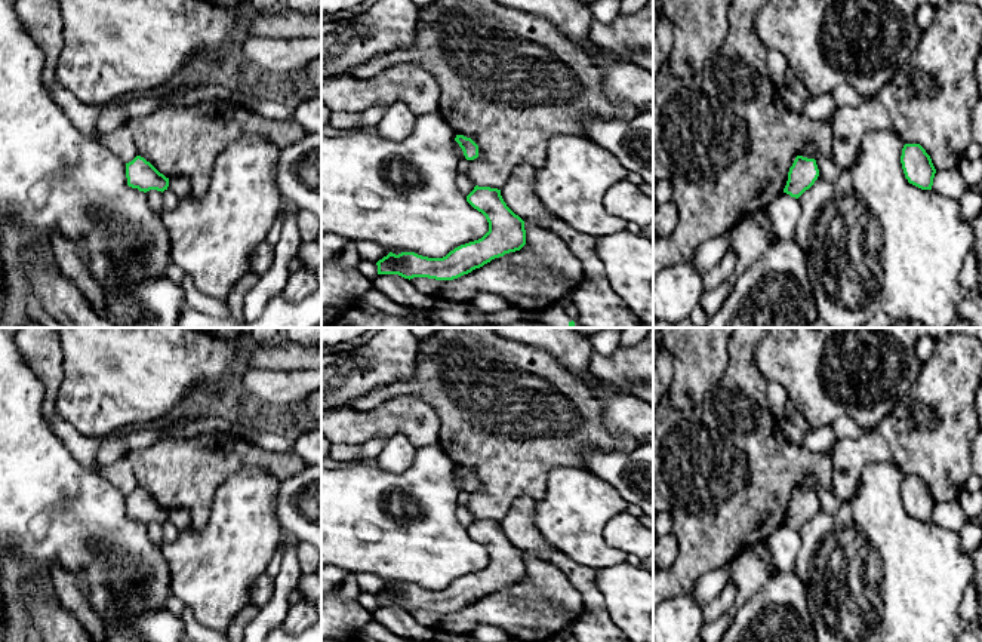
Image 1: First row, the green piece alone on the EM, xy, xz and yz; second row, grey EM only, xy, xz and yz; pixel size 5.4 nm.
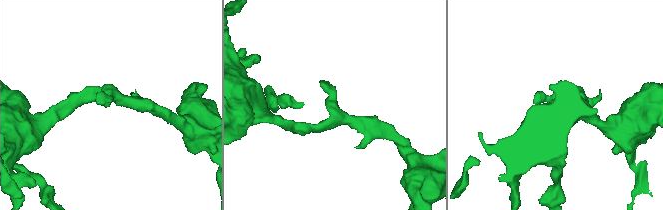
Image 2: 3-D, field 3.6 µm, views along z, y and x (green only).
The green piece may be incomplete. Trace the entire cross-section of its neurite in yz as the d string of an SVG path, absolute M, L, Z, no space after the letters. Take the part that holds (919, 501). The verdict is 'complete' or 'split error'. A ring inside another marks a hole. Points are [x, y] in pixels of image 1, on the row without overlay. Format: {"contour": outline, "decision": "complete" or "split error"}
{"contour": "M905 476L901 488L902 501L909 516L932 522L936 501L920 476Z", "decision": "complete"}

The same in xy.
{"contour": "M136 488L132 494L126 495L127 517L138 520L139 523L164 523L169 519L169 510L160 506L150 494L144 489Z", "decision": "complete"}

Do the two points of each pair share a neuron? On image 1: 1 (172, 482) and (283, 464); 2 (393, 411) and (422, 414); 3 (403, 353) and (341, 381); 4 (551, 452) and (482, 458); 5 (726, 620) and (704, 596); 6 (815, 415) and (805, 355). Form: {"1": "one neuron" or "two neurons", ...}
{"1": "one neuron", "2": "one neuron", "3": "one neuron", "4": "one neuron", "5": "two neurons", "6": "one neuron"}

